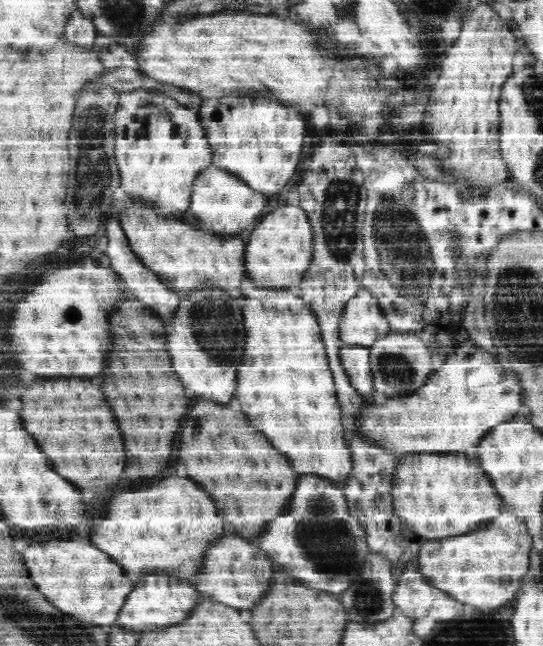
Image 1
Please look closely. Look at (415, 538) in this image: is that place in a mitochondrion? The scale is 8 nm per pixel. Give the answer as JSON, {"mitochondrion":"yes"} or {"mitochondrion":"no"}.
{"mitochondrion":"no"}

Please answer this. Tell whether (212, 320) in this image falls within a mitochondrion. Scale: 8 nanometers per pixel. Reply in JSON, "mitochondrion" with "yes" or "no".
{"mitochondrion":"yes"}

